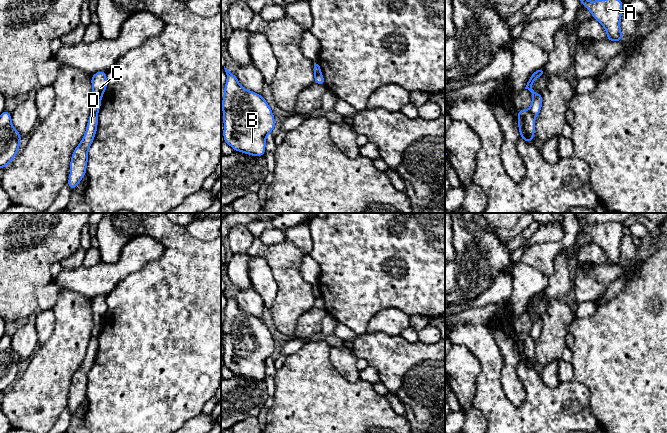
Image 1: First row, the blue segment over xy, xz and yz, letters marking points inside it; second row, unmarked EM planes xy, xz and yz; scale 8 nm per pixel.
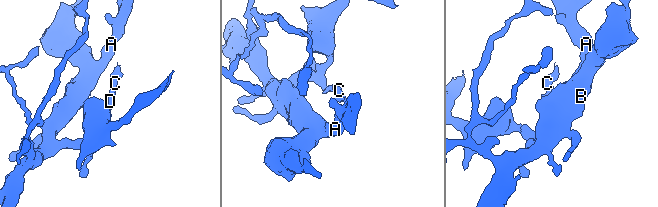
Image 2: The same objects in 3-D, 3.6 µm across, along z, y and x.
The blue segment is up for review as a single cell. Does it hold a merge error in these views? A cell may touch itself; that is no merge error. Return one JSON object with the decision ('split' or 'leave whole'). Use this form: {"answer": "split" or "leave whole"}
{"answer": "split"}

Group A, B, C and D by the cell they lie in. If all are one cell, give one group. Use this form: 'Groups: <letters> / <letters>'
Groups: A B D / C

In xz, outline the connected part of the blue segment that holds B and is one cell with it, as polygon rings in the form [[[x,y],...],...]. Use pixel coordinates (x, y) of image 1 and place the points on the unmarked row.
[[[225,290],[224,293],[227,299],[222,323],[224,366],[234,375],[264,380],[266,361],[276,350],[271,332],[262,319],[244,313],[237,301]]]

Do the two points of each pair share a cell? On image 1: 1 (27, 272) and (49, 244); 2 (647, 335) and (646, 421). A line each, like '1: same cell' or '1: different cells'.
1: same cell
2: same cell

